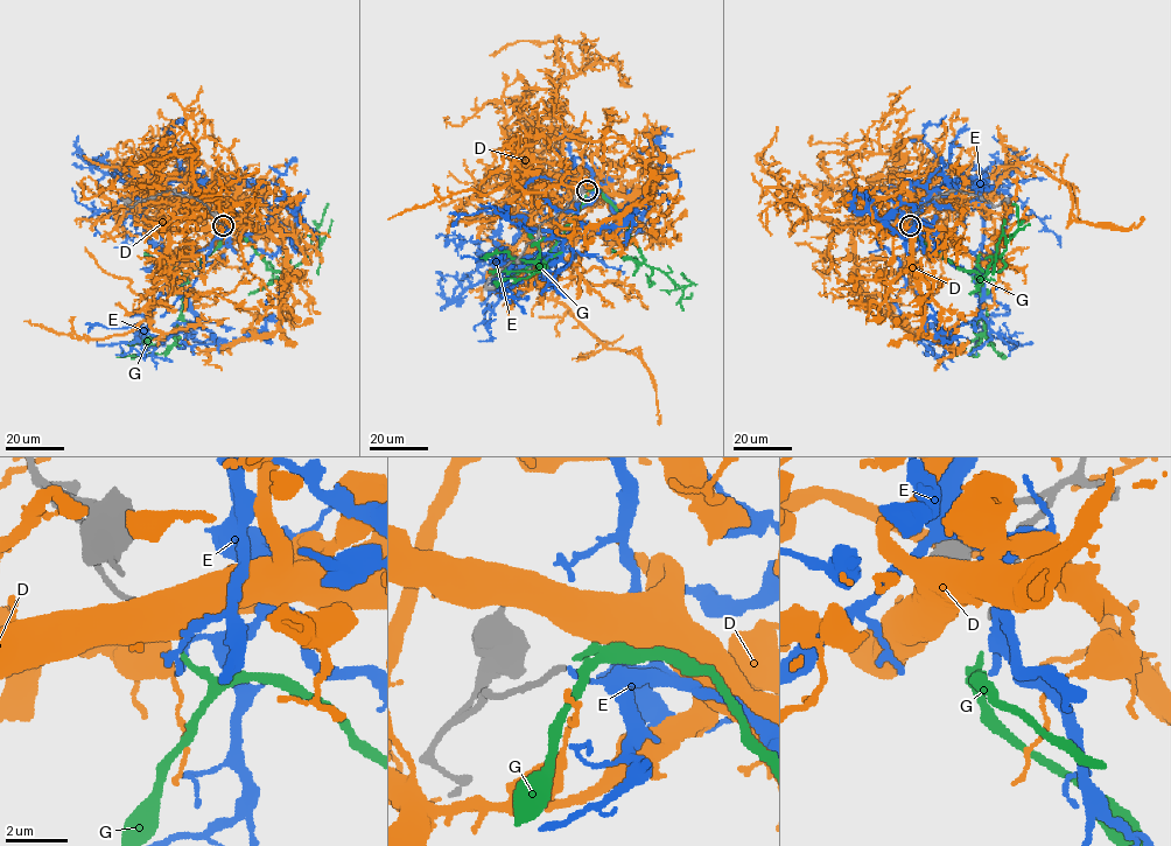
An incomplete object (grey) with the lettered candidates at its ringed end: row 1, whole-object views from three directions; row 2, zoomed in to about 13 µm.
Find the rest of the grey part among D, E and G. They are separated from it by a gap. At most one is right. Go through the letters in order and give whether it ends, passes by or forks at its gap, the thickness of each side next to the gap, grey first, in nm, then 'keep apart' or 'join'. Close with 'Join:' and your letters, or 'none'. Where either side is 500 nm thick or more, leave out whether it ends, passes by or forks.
D: 190 nm thick on the grey side, 700 nm on the other; keep apart
E: it passes by; 190 nm thick on the grey side, 180 nm on the other; keep apart
G: it ends there; 190 nm thick on the grey side, 170 nm on the other; join
Join: G

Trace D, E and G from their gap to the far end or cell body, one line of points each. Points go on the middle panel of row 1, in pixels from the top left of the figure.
D: (588, 187), (600, 191), (588, 202), (534, 198), (525, 273), (608, 348), (642, 359), (653, 380), (657, 421)
E: (588, 191), (523, 266), (507, 267), (555, 263), (562, 239), (523, 216), (496, 207), (451, 225)
G: (588, 189), (583, 203), (544, 260), (546, 270), (542, 265), (513, 259), (505, 251), (481, 258)

